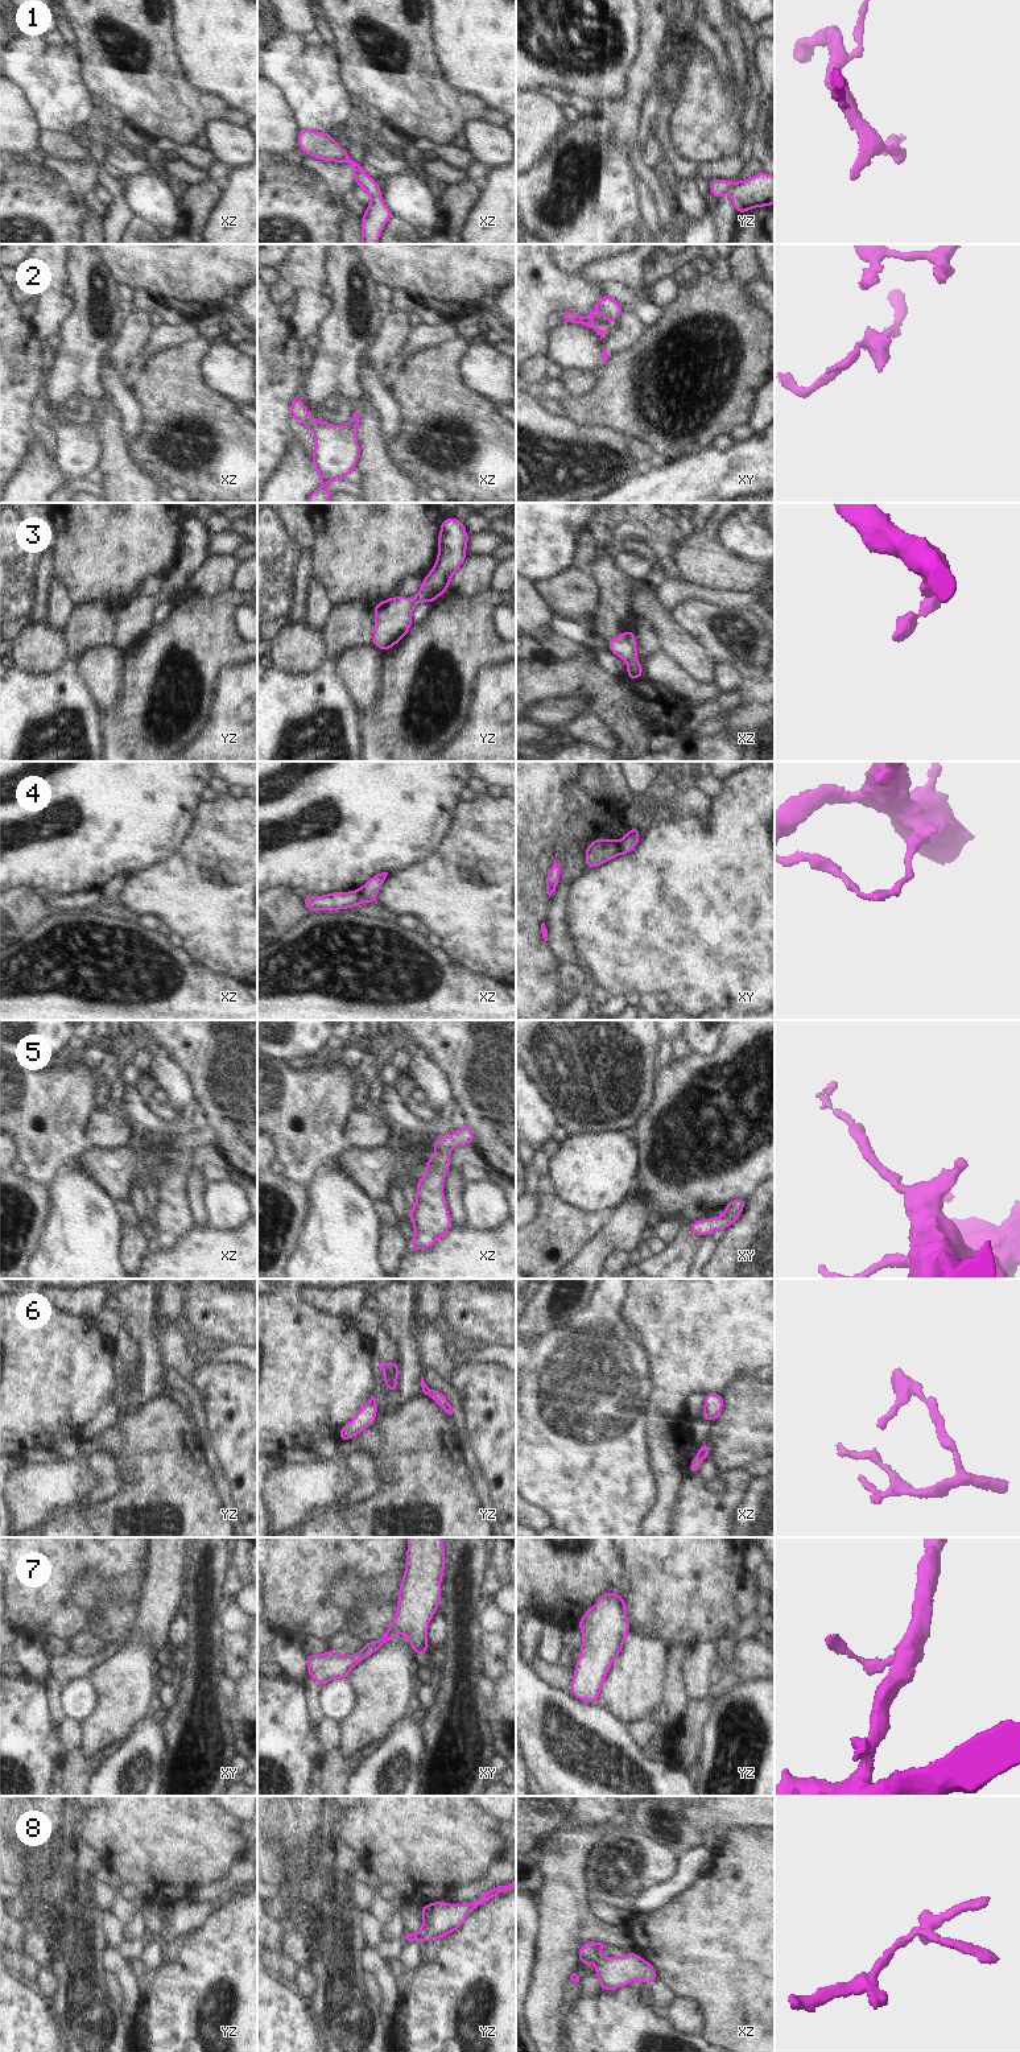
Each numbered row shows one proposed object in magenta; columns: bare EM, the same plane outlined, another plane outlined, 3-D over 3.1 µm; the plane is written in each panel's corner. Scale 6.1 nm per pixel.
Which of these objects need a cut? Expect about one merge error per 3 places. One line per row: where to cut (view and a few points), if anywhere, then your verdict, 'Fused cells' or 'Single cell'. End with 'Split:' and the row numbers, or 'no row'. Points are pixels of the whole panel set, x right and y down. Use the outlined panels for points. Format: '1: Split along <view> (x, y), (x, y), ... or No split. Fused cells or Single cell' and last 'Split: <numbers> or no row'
1: No split. Single cell
2: No split. Single cell
3: No split. Single cell
4: Split along xz (356, 891), (360, 901). Fused cells
5: No split. Single cell
6: No split. Single cell
7: No split. Single cell
8: No split. Single cell
Split: 4

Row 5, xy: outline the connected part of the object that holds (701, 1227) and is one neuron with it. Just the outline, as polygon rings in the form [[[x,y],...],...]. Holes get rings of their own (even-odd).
[[[735,1198],[724,1206],[724,1214],[722,1217],[709,1218],[687,1225],[690,1227],[690,1231],[697,1236],[709,1235],[711,1231],[715,1230],[724,1231],[731,1223],[734,1223],[739,1218],[744,1206],[744,1200]]]

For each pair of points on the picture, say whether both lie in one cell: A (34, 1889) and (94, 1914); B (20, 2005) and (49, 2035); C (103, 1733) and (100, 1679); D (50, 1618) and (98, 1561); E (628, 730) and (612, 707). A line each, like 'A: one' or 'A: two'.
A: one
B: one
C: one
D: one
E: one

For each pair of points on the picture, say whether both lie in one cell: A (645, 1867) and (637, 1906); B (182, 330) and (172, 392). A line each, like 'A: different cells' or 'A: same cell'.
A: different cells
B: different cells

